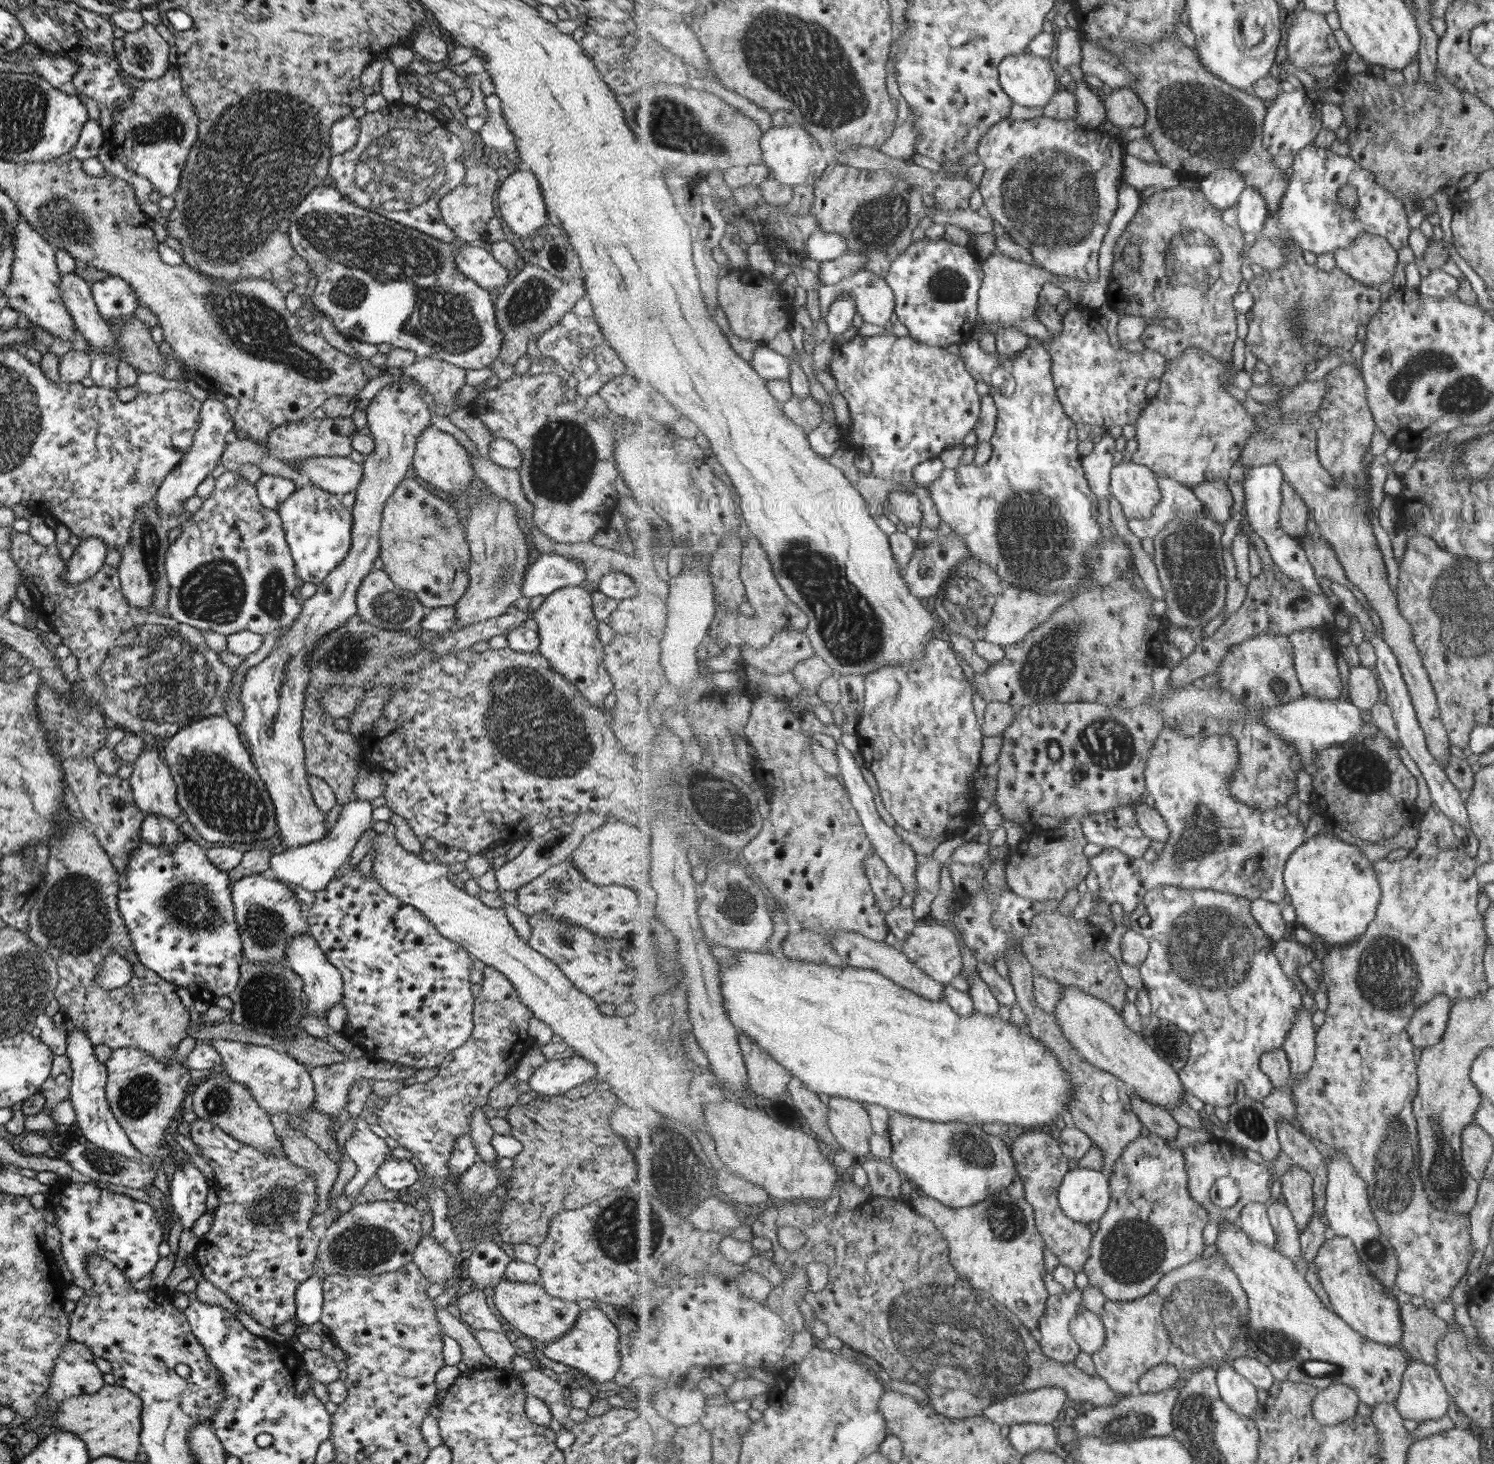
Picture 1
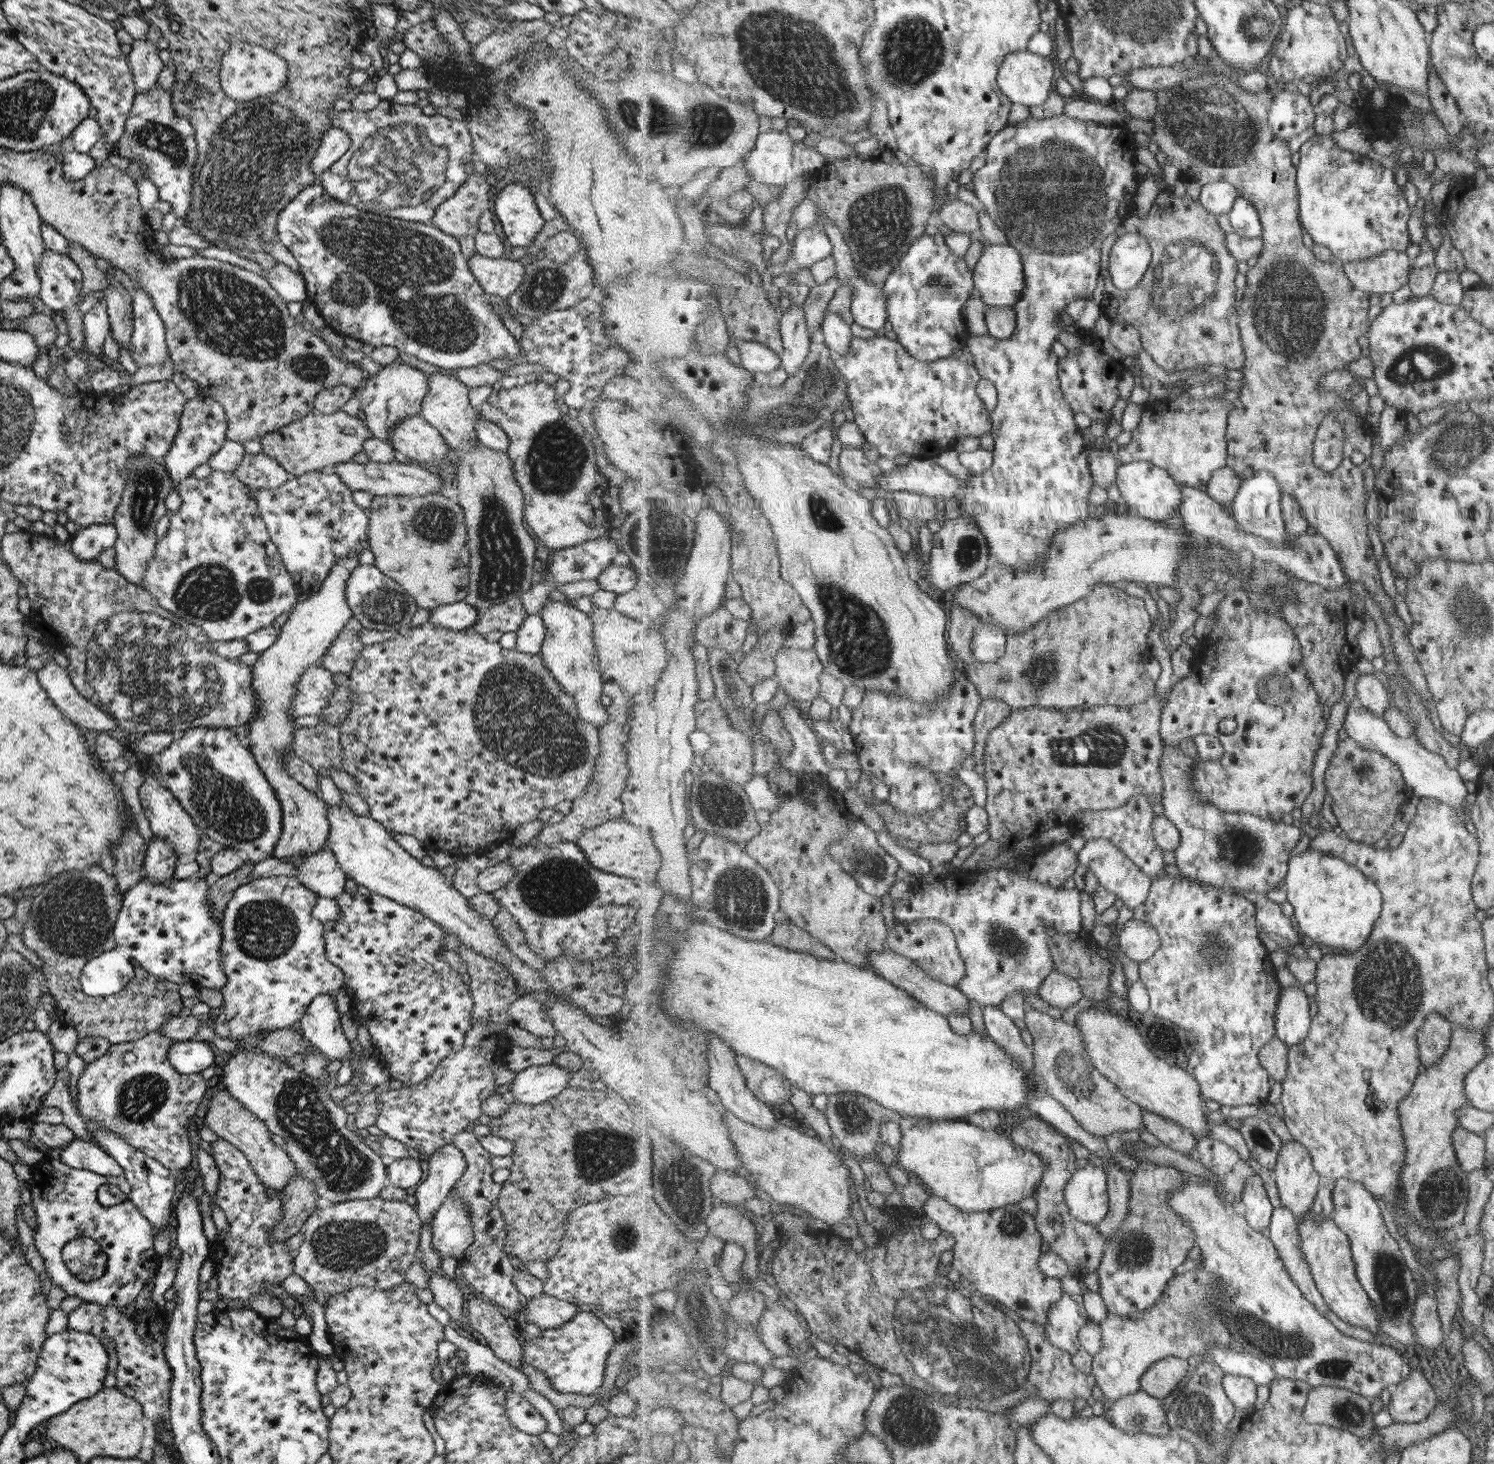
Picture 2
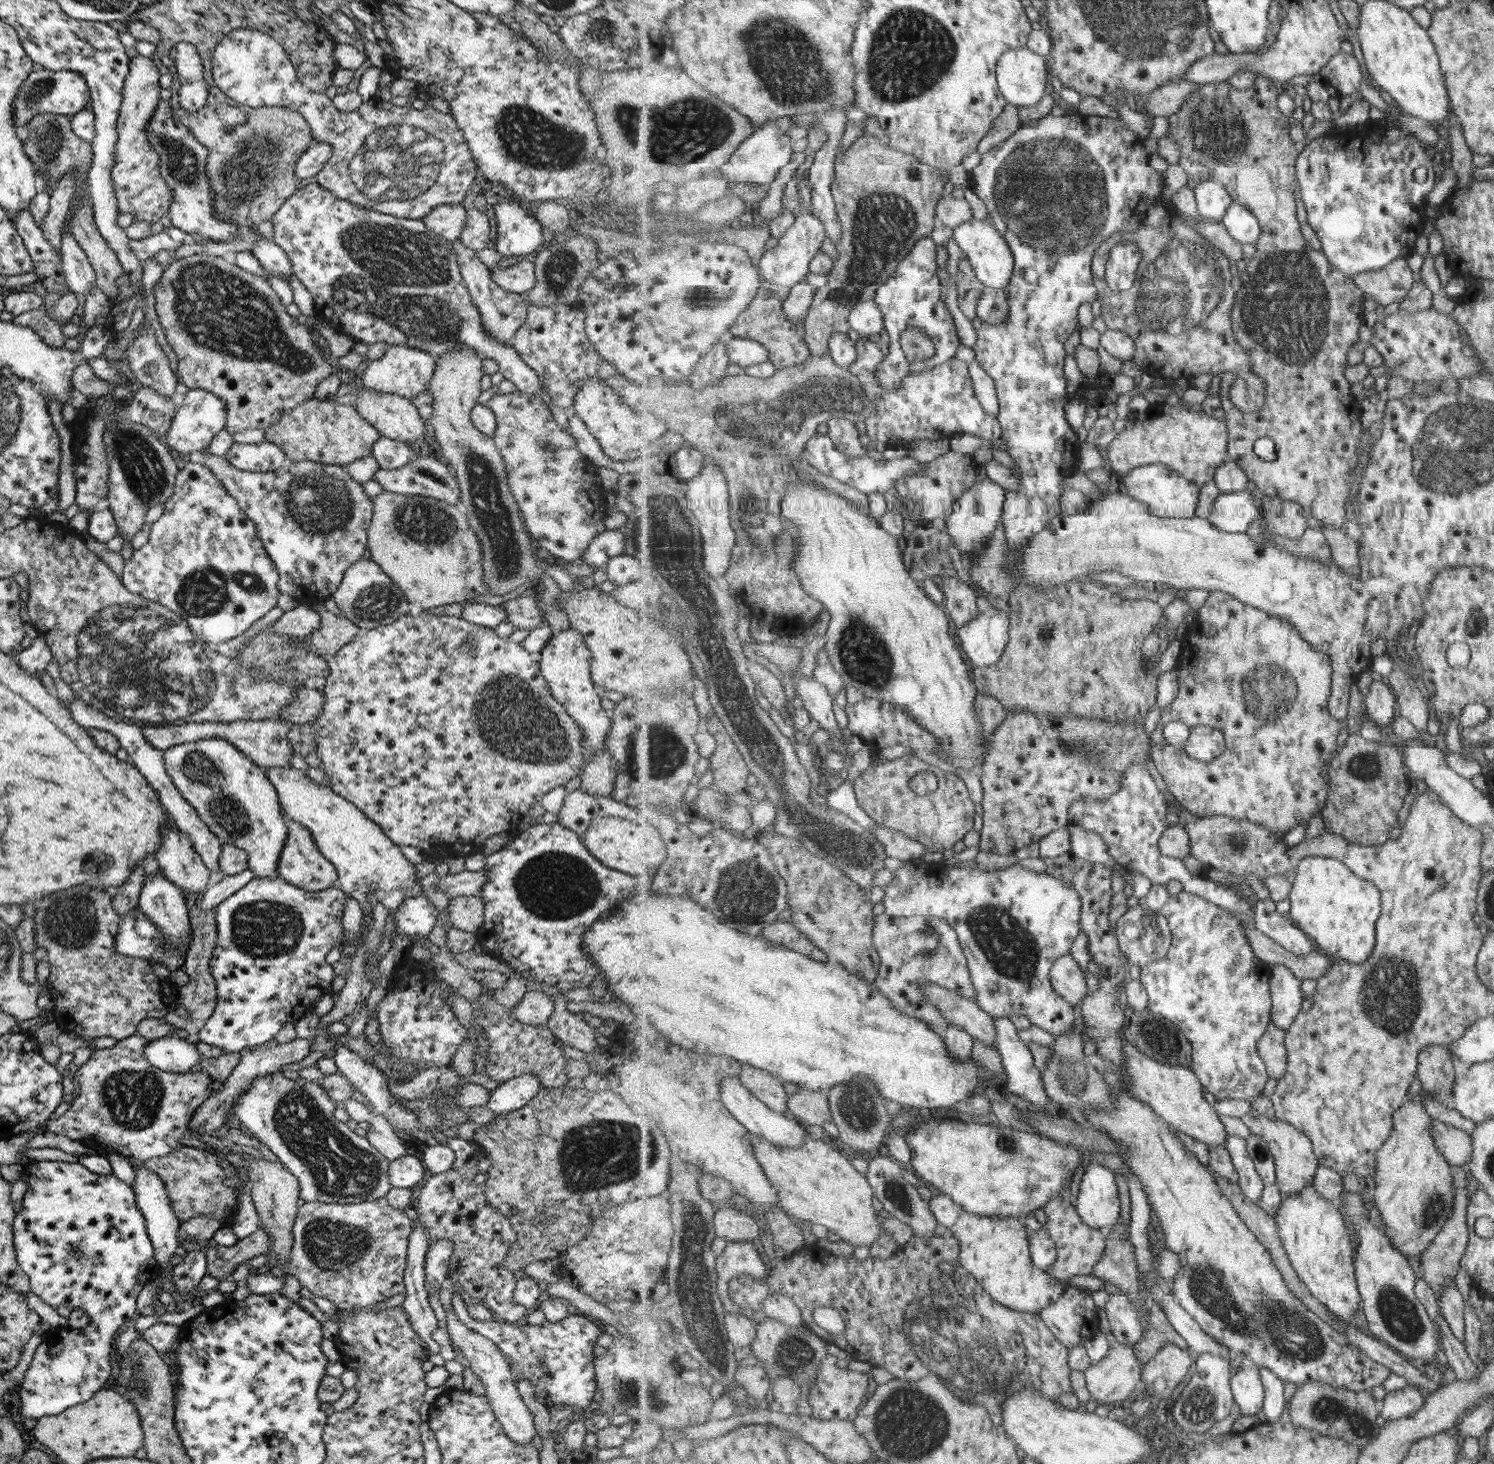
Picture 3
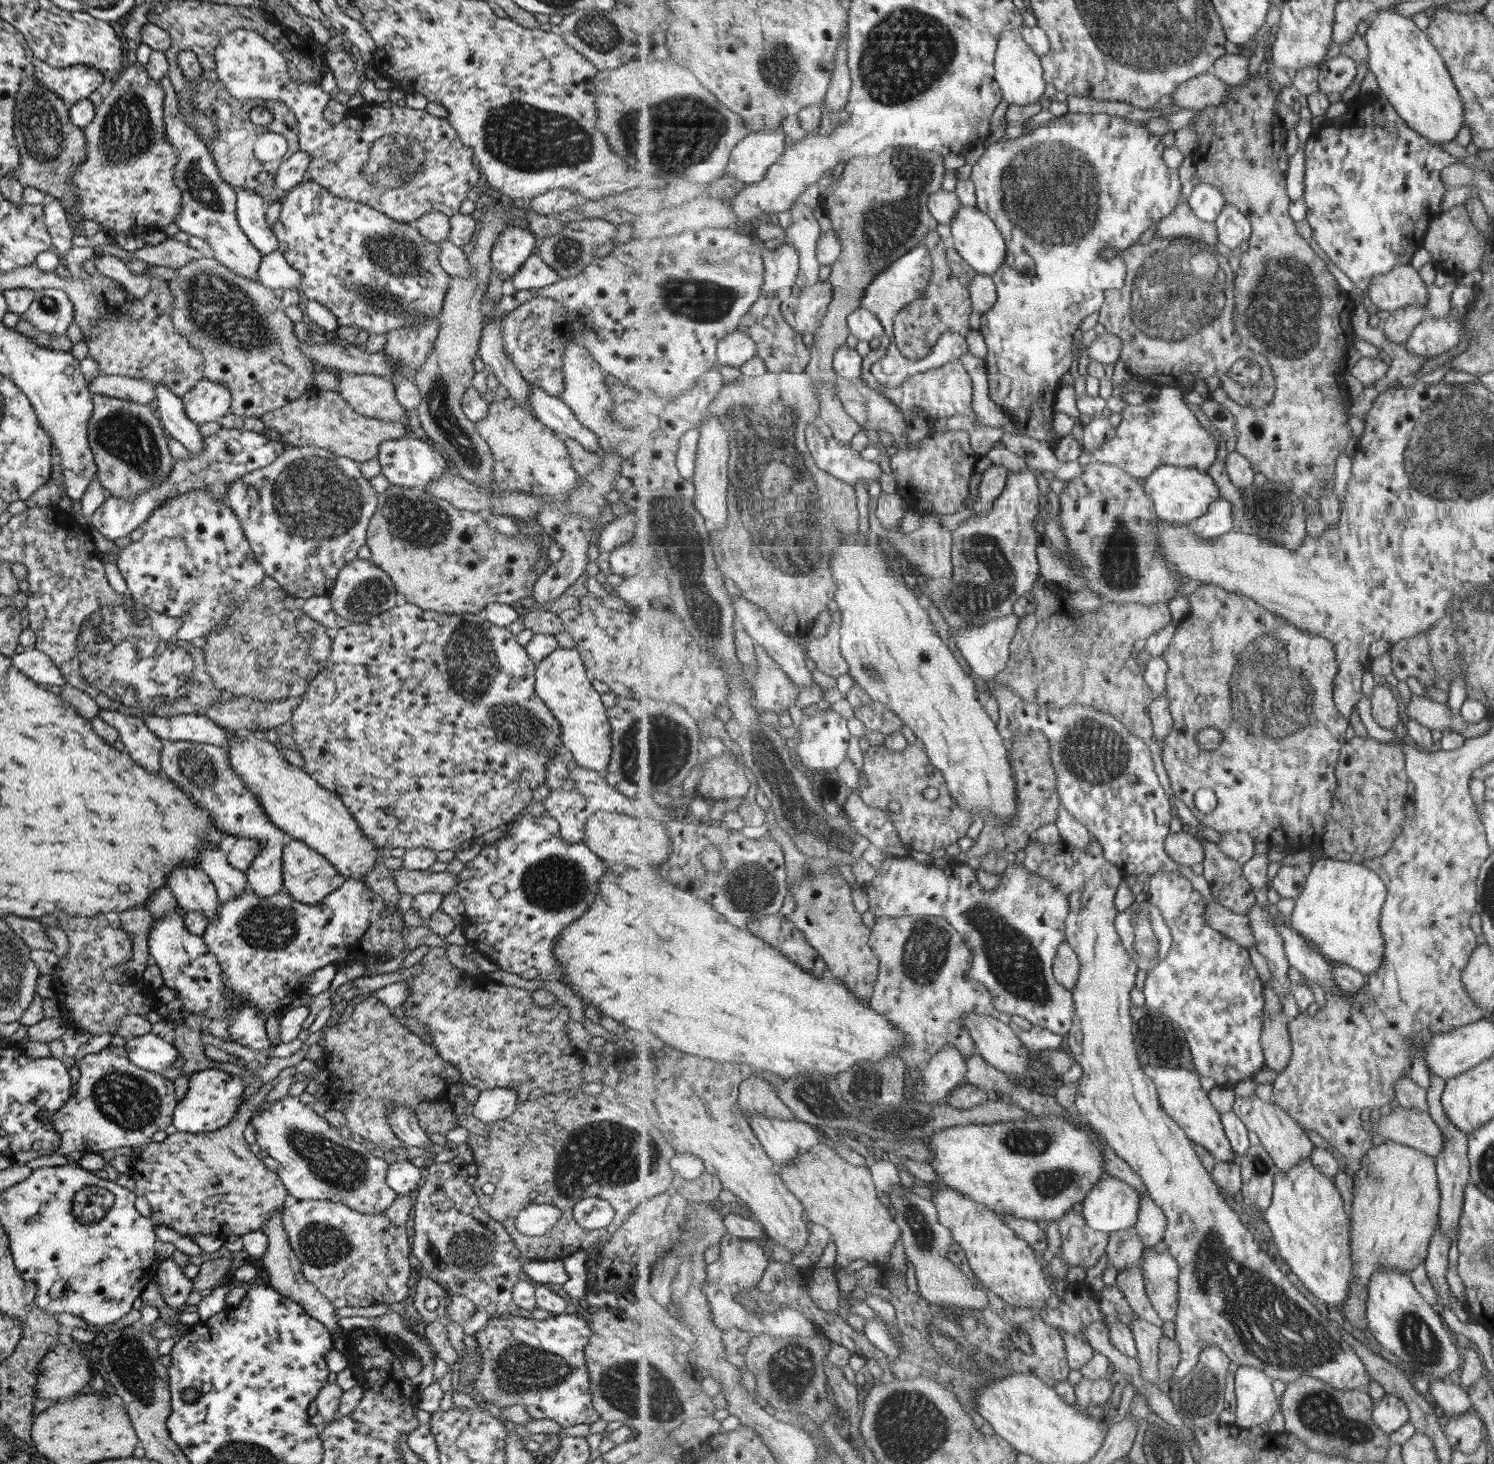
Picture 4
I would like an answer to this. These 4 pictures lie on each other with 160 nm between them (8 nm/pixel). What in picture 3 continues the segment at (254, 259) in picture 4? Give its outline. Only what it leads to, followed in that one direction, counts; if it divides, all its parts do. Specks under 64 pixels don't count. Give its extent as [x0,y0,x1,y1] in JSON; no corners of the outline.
[145,100,241,243]

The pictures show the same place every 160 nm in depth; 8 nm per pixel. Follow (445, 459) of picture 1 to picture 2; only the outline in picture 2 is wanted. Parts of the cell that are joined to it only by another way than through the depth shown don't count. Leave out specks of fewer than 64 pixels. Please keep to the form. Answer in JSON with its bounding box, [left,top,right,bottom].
[390,414,446,470]

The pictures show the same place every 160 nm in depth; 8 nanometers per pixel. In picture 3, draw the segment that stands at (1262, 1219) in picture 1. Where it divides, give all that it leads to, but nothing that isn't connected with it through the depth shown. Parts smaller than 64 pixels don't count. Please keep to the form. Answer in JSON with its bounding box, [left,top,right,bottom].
[1226,1135,1263,1203]

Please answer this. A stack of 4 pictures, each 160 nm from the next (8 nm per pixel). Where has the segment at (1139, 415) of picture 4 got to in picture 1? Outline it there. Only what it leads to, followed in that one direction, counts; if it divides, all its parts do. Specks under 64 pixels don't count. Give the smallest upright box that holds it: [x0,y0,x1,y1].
[1131,347,1256,488]

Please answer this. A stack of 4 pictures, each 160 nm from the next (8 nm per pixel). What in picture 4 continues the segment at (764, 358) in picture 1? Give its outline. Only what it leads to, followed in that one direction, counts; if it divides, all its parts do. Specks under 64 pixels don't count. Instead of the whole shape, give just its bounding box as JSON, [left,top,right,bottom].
[718,331,758,368]

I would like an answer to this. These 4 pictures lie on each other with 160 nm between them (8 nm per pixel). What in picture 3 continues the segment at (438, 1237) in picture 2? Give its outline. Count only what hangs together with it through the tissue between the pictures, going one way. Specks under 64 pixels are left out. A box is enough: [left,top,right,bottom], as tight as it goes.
[424,1239,452,1294]

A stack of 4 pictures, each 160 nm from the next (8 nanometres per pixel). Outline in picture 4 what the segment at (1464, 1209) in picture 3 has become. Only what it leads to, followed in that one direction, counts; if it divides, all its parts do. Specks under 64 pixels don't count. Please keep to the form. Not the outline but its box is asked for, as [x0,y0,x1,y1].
[1428,1076,1471,1240]

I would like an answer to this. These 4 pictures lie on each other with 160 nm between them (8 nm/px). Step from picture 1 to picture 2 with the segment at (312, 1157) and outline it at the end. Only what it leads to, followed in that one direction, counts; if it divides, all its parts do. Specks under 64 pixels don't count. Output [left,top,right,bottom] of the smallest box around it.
[268,1173,317,1242]

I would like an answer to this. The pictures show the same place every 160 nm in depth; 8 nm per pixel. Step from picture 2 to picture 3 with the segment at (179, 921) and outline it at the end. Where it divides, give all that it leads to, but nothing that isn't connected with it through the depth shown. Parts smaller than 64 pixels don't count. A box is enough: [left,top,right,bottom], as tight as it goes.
[114,907,183,972]

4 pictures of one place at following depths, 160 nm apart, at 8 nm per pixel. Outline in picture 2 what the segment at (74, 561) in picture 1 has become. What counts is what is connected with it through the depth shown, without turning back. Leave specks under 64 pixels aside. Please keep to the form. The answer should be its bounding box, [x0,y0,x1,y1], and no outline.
[68,524,116,561]

